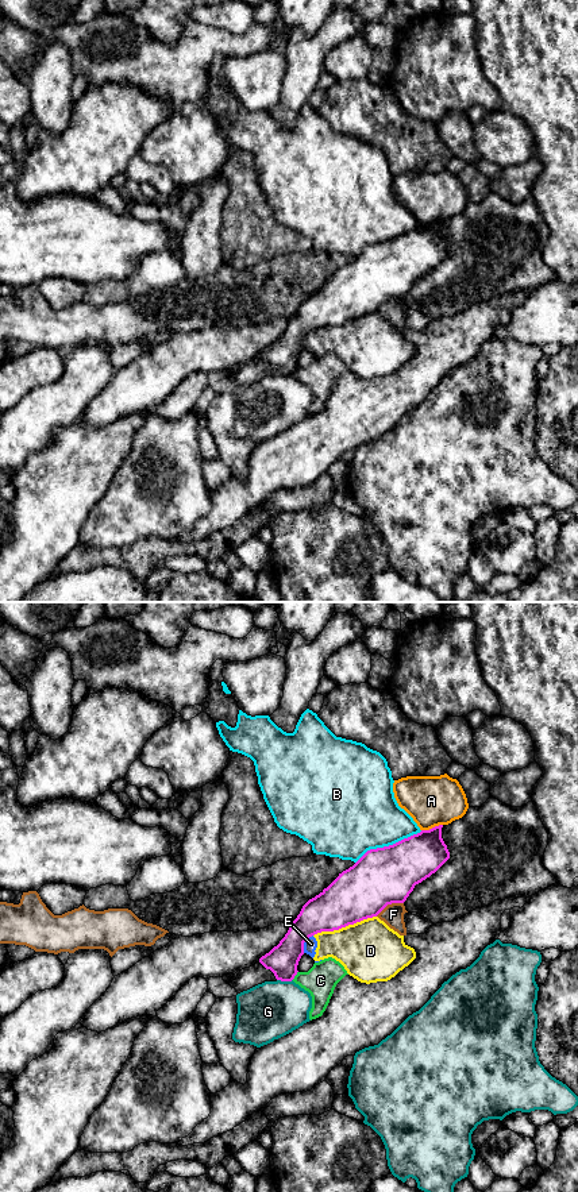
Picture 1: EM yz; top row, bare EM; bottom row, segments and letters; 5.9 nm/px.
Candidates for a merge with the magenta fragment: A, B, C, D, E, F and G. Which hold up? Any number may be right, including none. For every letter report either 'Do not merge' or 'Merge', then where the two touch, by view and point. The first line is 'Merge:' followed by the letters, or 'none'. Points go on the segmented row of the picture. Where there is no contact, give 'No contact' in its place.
Merge: none
A: Do not merge. Touches magenta at yz (432, 828)
B: Do not merge. Touches magenta at yz (389, 845)
C: Do not merge. Touches magenta at yz (296, 973)
D: Do not merge. Touches magenta at yz (345, 926)
E: Do not merge. Touches magenta at yz (303, 944)
F: Do not merge. Touches magenta at yz (389, 903)
G: Do not merge. Touches magenta at yz (285, 980)

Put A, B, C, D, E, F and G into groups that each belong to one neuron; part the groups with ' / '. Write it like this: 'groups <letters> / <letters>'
groups A / B / C / D E / F / G

